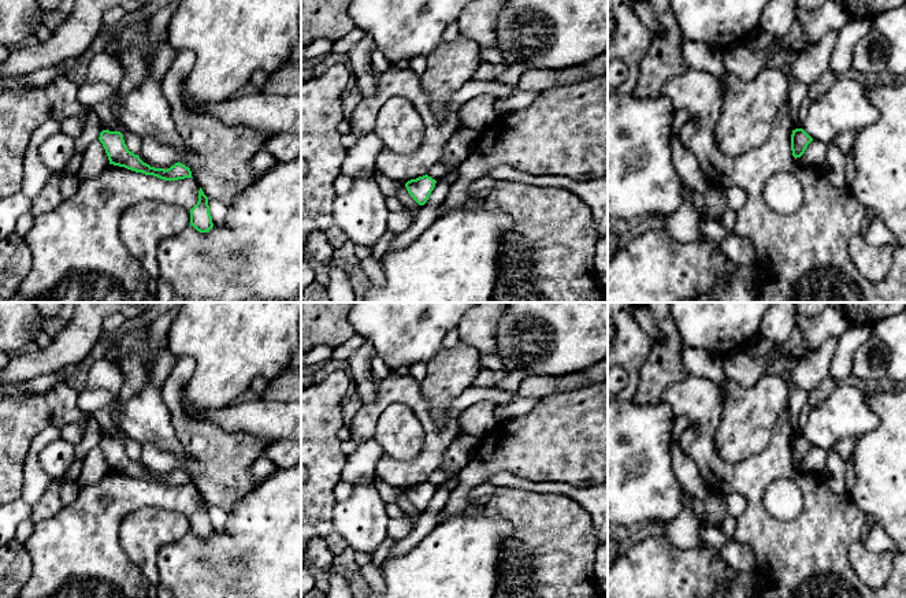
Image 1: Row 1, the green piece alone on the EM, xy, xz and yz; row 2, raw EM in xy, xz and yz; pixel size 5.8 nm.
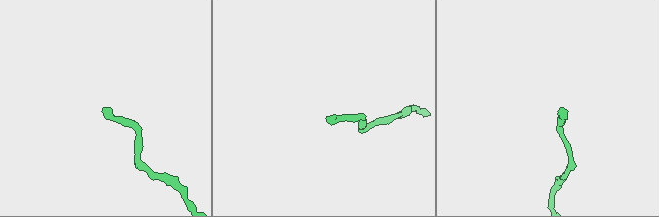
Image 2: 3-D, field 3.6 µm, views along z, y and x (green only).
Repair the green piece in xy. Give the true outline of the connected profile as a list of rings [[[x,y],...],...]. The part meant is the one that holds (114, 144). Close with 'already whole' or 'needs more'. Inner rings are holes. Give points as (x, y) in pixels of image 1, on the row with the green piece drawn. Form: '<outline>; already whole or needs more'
[[[103,130],[99,140],[105,149],[109,164],[125,167],[127,170],[142,172],[145,175],[153,175],[164,181],[193,178],[190,168],[179,161],[167,170],[155,168],[144,163],[138,155],[134,155],[127,149],[120,131]]]; already whole

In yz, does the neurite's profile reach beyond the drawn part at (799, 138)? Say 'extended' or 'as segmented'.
as segmented

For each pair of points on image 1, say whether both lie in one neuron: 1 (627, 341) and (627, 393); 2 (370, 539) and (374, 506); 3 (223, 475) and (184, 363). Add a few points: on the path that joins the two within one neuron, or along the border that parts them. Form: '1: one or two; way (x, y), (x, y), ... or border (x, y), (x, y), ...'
1: one; way (631, 353), (632, 381)
2: one; way (370, 531), (370, 515)
3: one; way (205, 448), (179, 420), (174, 404), (174, 390)

